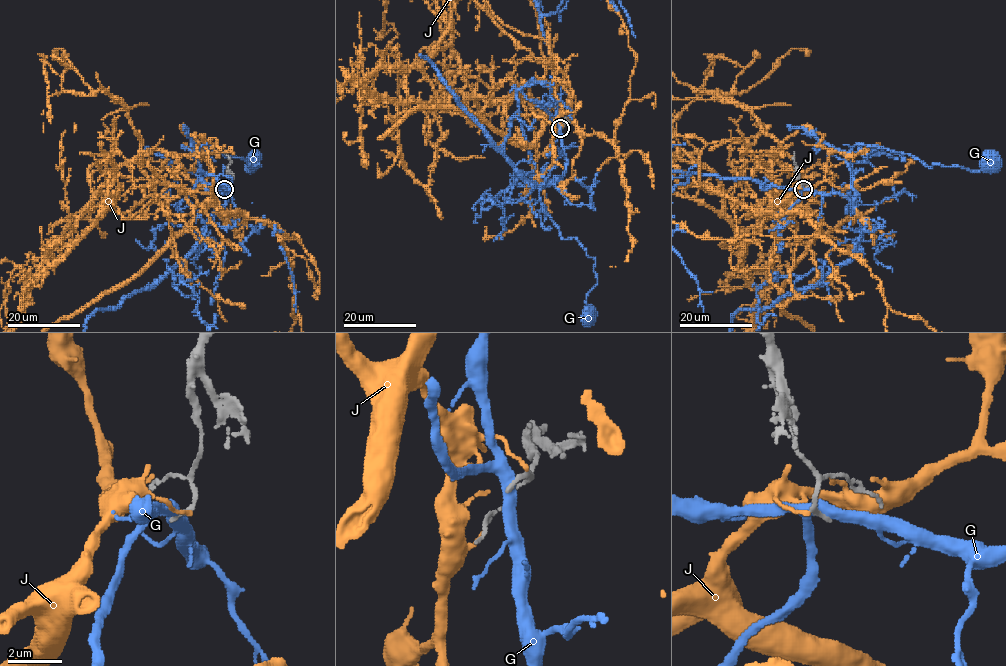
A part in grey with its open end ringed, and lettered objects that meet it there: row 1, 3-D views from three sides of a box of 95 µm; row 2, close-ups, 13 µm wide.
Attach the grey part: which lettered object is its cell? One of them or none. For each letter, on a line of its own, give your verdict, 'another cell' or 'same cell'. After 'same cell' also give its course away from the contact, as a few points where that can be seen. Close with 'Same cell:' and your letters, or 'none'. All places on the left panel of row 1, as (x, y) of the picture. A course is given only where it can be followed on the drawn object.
G: another cell
J: another cell
Same cell: none

